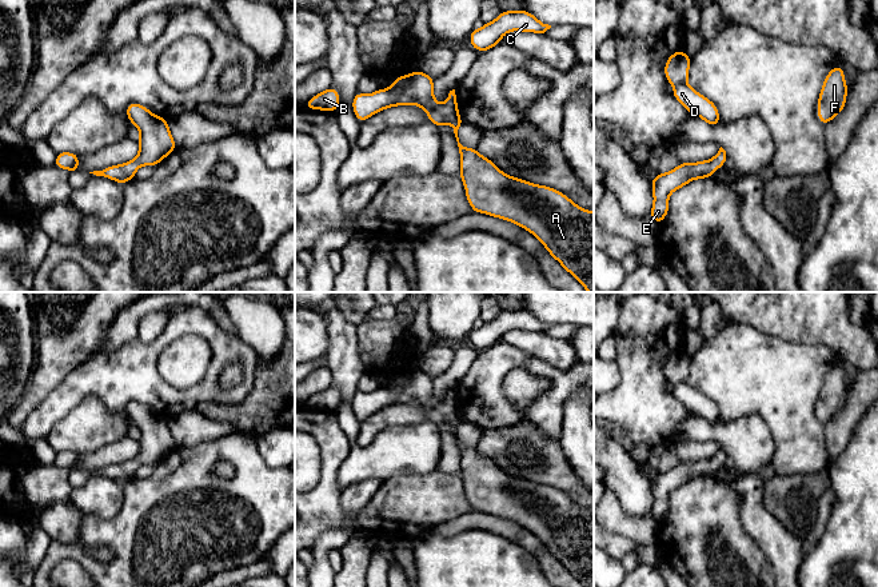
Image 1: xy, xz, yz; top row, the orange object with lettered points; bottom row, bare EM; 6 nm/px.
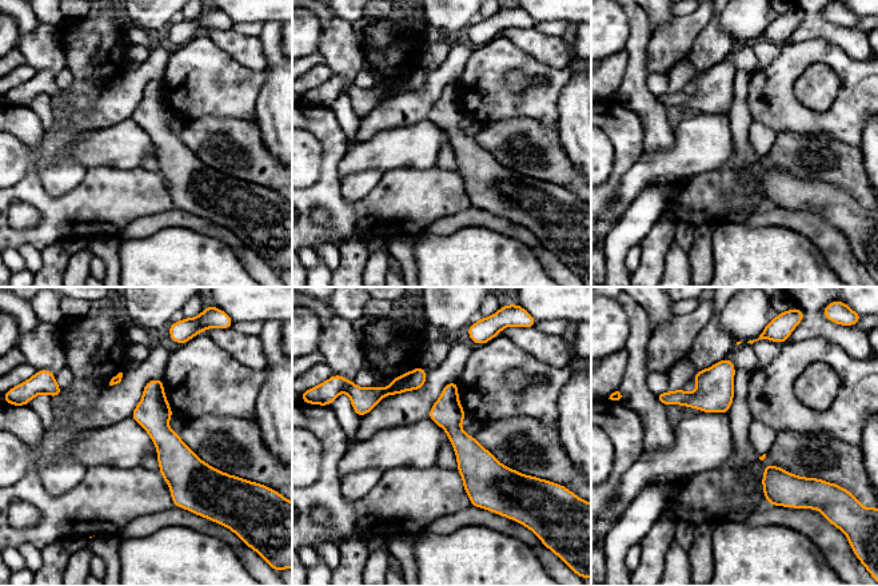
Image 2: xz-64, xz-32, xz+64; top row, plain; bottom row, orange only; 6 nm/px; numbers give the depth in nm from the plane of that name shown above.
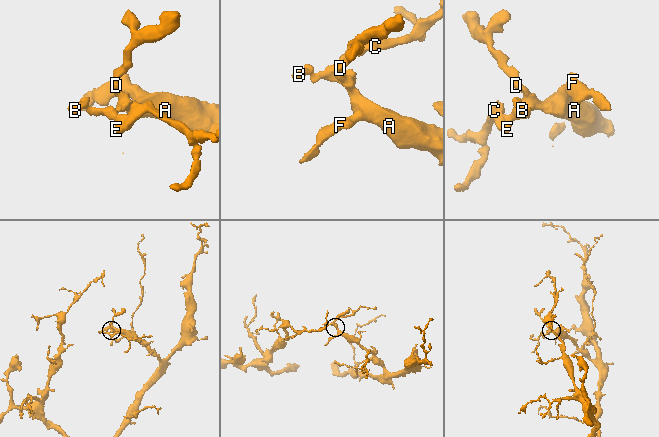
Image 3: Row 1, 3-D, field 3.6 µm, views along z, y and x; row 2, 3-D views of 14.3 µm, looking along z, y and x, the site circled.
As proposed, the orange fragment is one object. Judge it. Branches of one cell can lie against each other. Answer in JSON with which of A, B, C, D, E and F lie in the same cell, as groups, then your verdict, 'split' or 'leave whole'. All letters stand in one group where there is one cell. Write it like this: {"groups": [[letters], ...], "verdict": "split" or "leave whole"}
{"groups": [["A", "B", "C", "D", "E", "F"]], "verdict": "leave whole"}

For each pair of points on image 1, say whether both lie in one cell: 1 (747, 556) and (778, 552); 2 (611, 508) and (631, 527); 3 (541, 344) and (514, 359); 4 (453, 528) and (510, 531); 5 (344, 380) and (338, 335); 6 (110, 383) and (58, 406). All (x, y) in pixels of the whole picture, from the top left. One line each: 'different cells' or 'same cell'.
1: different cells
2: same cell
3: different cells
4: same cell
5: same cell
6: same cell

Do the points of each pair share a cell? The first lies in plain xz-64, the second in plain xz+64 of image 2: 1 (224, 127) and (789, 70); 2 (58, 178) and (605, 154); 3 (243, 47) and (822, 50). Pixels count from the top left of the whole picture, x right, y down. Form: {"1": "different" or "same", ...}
{"1": "different", "2": "same", "3": "different"}

